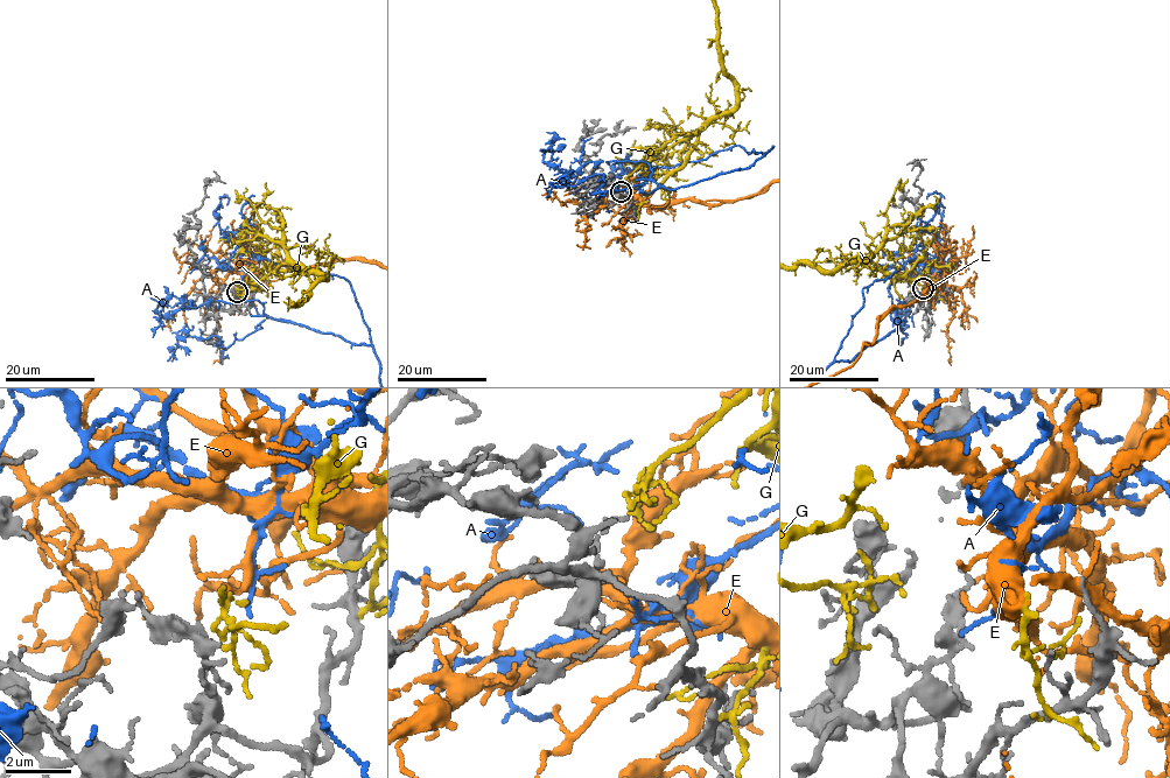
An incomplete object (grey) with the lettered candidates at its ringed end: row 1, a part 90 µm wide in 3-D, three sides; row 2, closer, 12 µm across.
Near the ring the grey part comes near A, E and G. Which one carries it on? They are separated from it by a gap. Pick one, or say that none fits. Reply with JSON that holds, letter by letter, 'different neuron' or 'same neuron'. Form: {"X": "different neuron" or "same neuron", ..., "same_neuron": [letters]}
{"A": "same neuron", "E": "different neuron", "G": "different neuron", "same_neuron": ["A"]}

